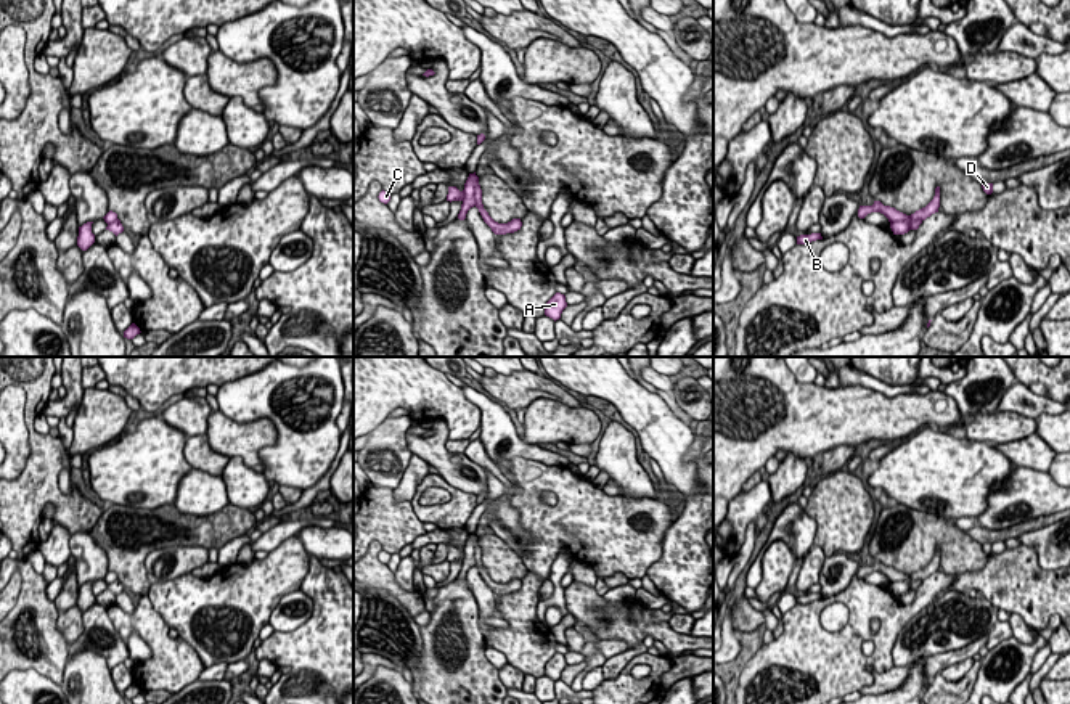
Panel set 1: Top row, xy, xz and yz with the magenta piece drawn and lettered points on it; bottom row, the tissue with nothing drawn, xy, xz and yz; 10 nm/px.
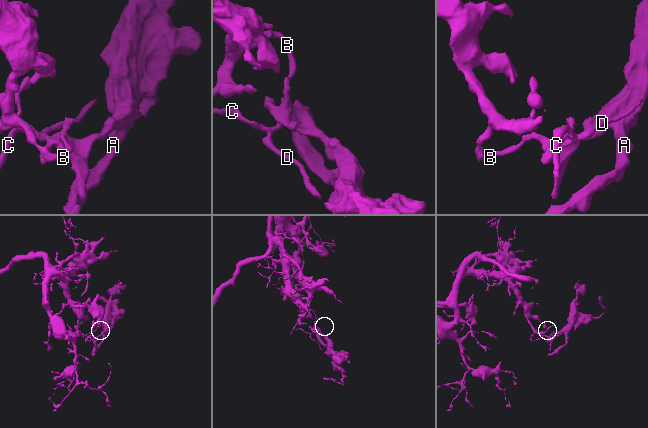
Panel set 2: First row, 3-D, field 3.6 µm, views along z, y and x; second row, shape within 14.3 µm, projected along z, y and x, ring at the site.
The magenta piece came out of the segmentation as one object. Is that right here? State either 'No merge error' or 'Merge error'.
Merge error

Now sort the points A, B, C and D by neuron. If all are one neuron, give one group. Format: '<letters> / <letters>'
A / B C D

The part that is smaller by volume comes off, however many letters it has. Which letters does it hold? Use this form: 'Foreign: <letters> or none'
Foreign: A

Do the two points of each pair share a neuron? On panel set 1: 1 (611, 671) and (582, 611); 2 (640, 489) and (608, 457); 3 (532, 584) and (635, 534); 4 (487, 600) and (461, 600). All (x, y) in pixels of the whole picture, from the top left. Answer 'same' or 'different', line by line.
1: different
2: same
3: different
4: different

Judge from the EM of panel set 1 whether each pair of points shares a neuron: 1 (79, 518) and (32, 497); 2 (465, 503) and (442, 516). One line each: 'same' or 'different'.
1: same
2: same

